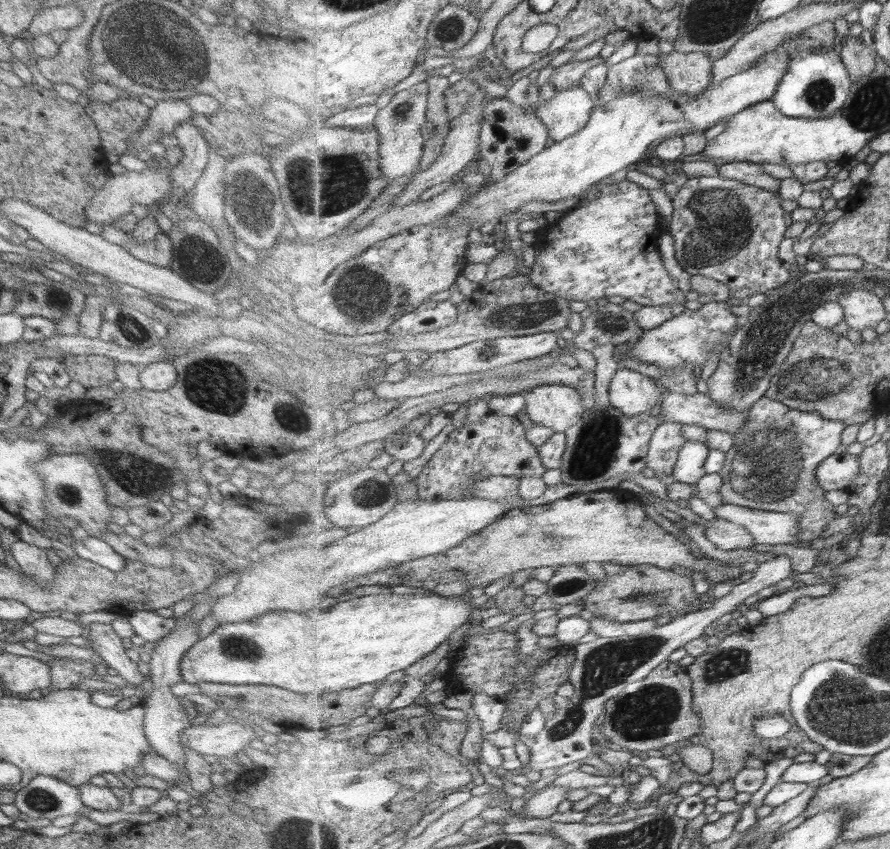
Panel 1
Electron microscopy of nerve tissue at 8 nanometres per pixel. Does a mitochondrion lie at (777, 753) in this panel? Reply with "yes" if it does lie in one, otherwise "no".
no

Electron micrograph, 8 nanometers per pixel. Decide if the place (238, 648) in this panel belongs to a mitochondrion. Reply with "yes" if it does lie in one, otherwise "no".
yes

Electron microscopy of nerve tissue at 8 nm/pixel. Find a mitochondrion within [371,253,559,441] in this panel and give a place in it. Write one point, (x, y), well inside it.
(514, 318)

